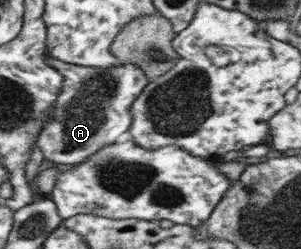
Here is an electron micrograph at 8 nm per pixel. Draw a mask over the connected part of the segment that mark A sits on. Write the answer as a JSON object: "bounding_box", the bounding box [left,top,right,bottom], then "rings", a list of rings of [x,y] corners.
{"bounding_box":[35,53,149,165],"rings":[[[45,53],[45,63],[54,67],[62,77],[62,84],[50,116],[37,135],[35,145],[43,159],[55,165],[75,165],[86,160],[129,128],[132,117],[129,108],[149,83],[143,71],[132,64],[117,65],[113,69],[93,69],[57,61]]]}

